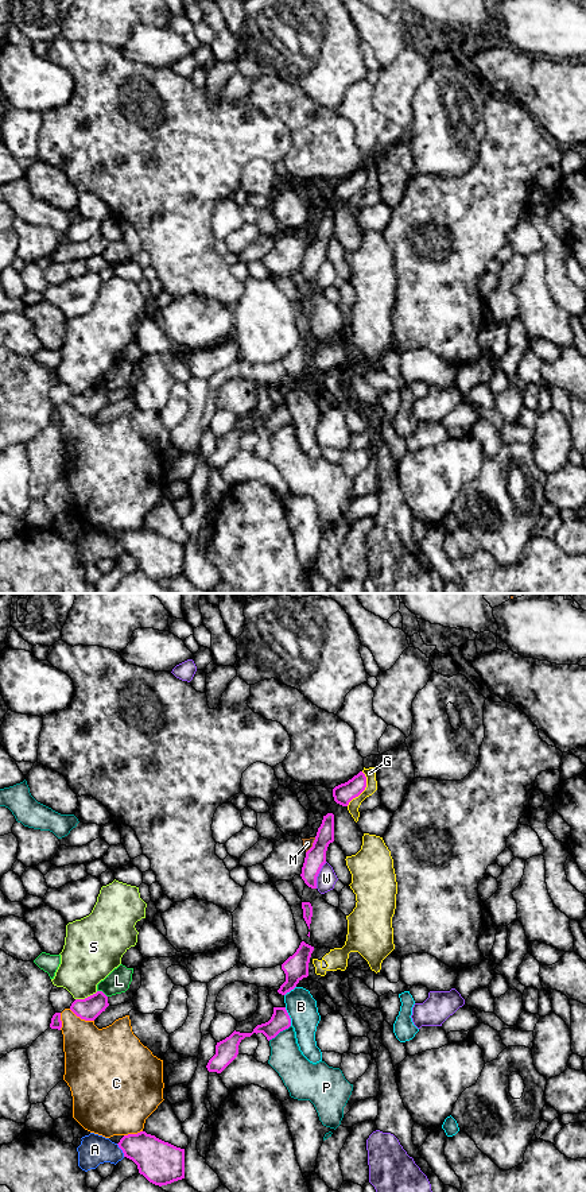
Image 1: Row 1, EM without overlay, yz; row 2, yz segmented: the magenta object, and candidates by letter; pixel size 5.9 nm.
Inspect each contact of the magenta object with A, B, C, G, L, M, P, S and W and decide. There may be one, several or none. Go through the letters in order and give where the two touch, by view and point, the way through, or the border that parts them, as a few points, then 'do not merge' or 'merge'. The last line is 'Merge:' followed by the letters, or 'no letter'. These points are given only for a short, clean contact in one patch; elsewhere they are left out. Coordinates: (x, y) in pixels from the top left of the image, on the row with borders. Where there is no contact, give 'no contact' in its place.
A: meets magenta in yz at (121, 1149); do not merge
B: meets magenta in yz at (288, 1017); border along yz (284, 1007), (291, 1025); do not merge
C: meets magenta in yz at (81, 1018); do not merge
G: meets magenta in yz at (364, 789); do not merge
L: meets magenta in yz at (103, 993); border along yz (97, 990), (107, 997); do not merge
M: meets magenta in yz at (313, 846); do not merge
P: meets magenta in yz at (279, 1032); border along yz (290, 1025), (268, 1040); do not merge
S: meets magenta in yz at (88, 997); border along yz (97, 991), (76, 999); do not merge
W: meets magenta in yz at (317, 875); do not merge
Merge: no letter

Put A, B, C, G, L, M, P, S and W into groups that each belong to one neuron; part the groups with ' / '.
A / B / C S / G / L / M / P / W

